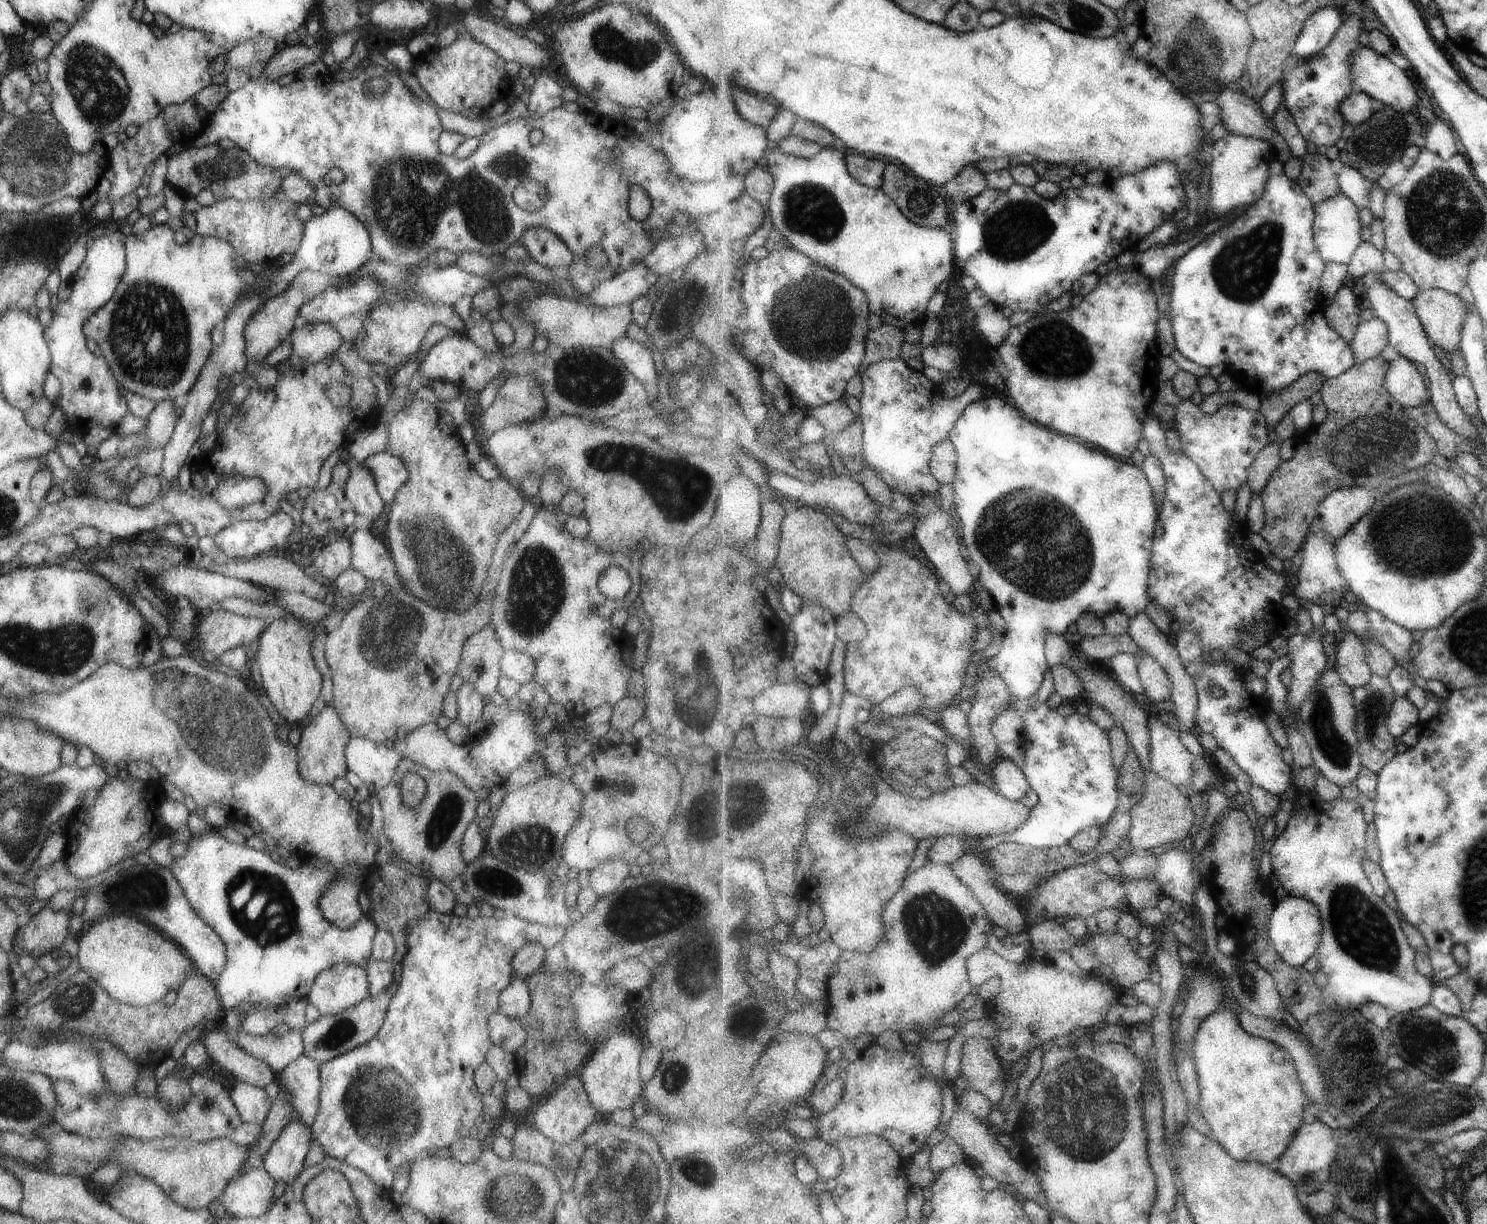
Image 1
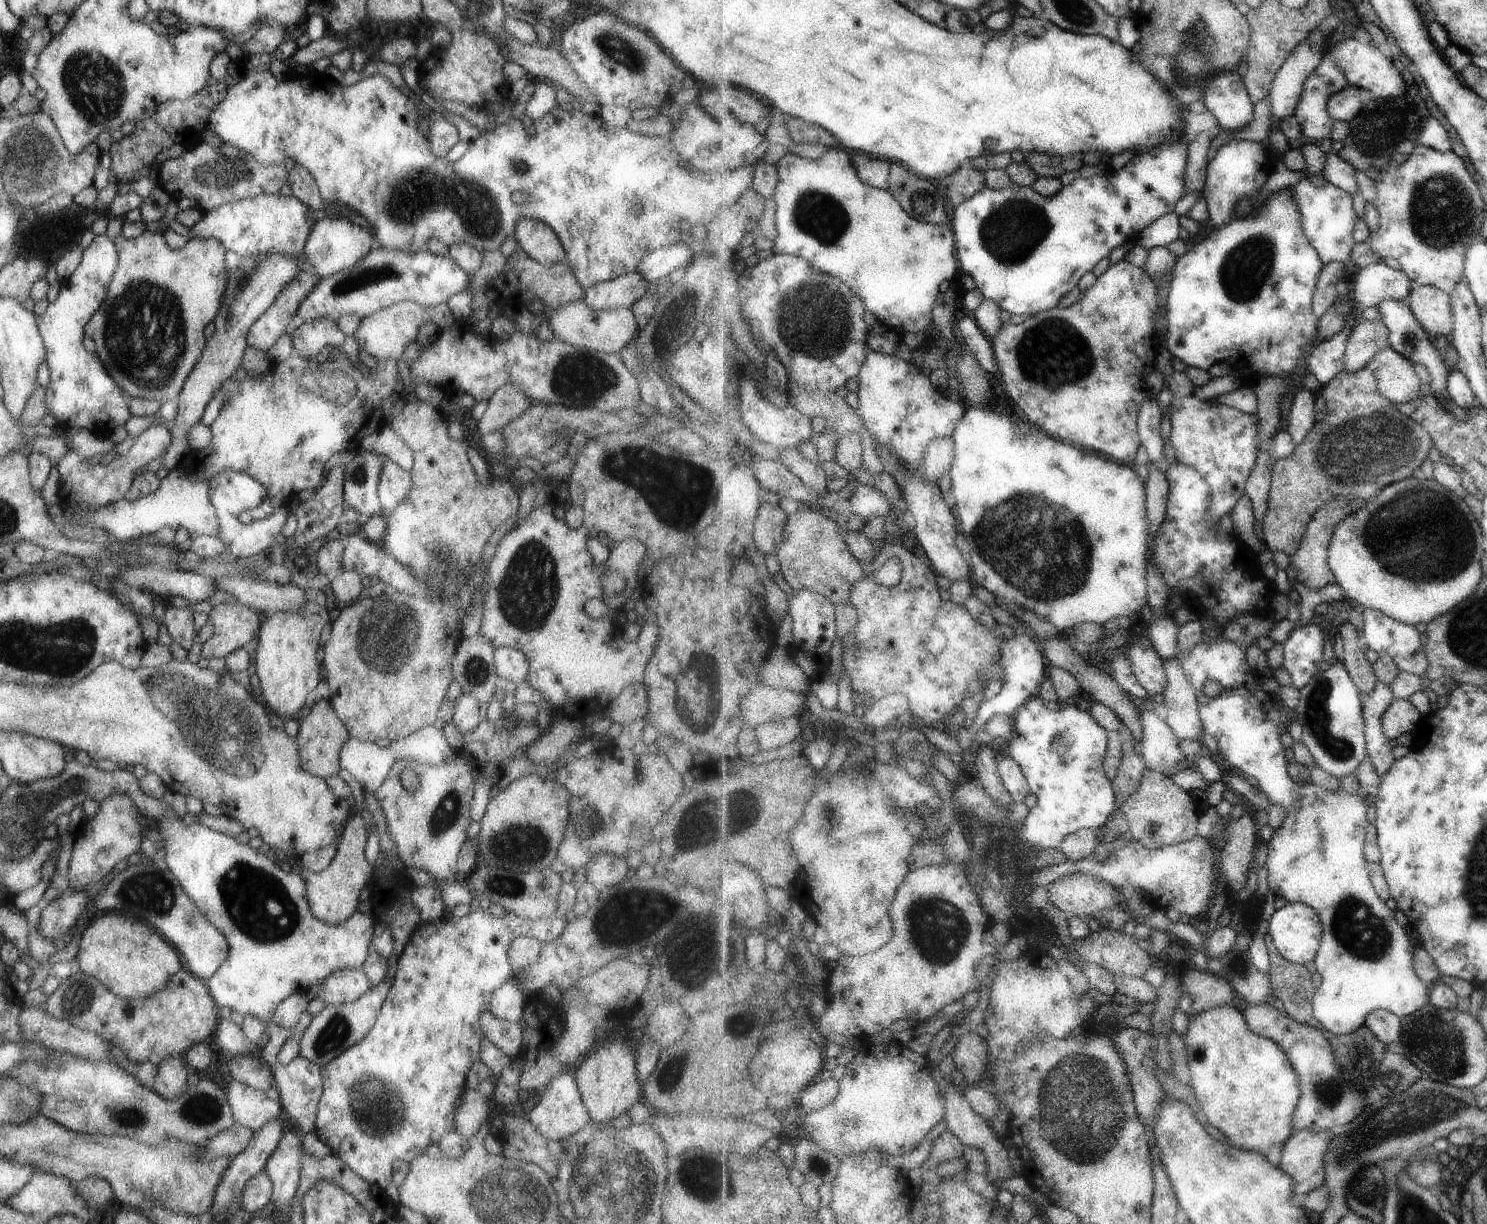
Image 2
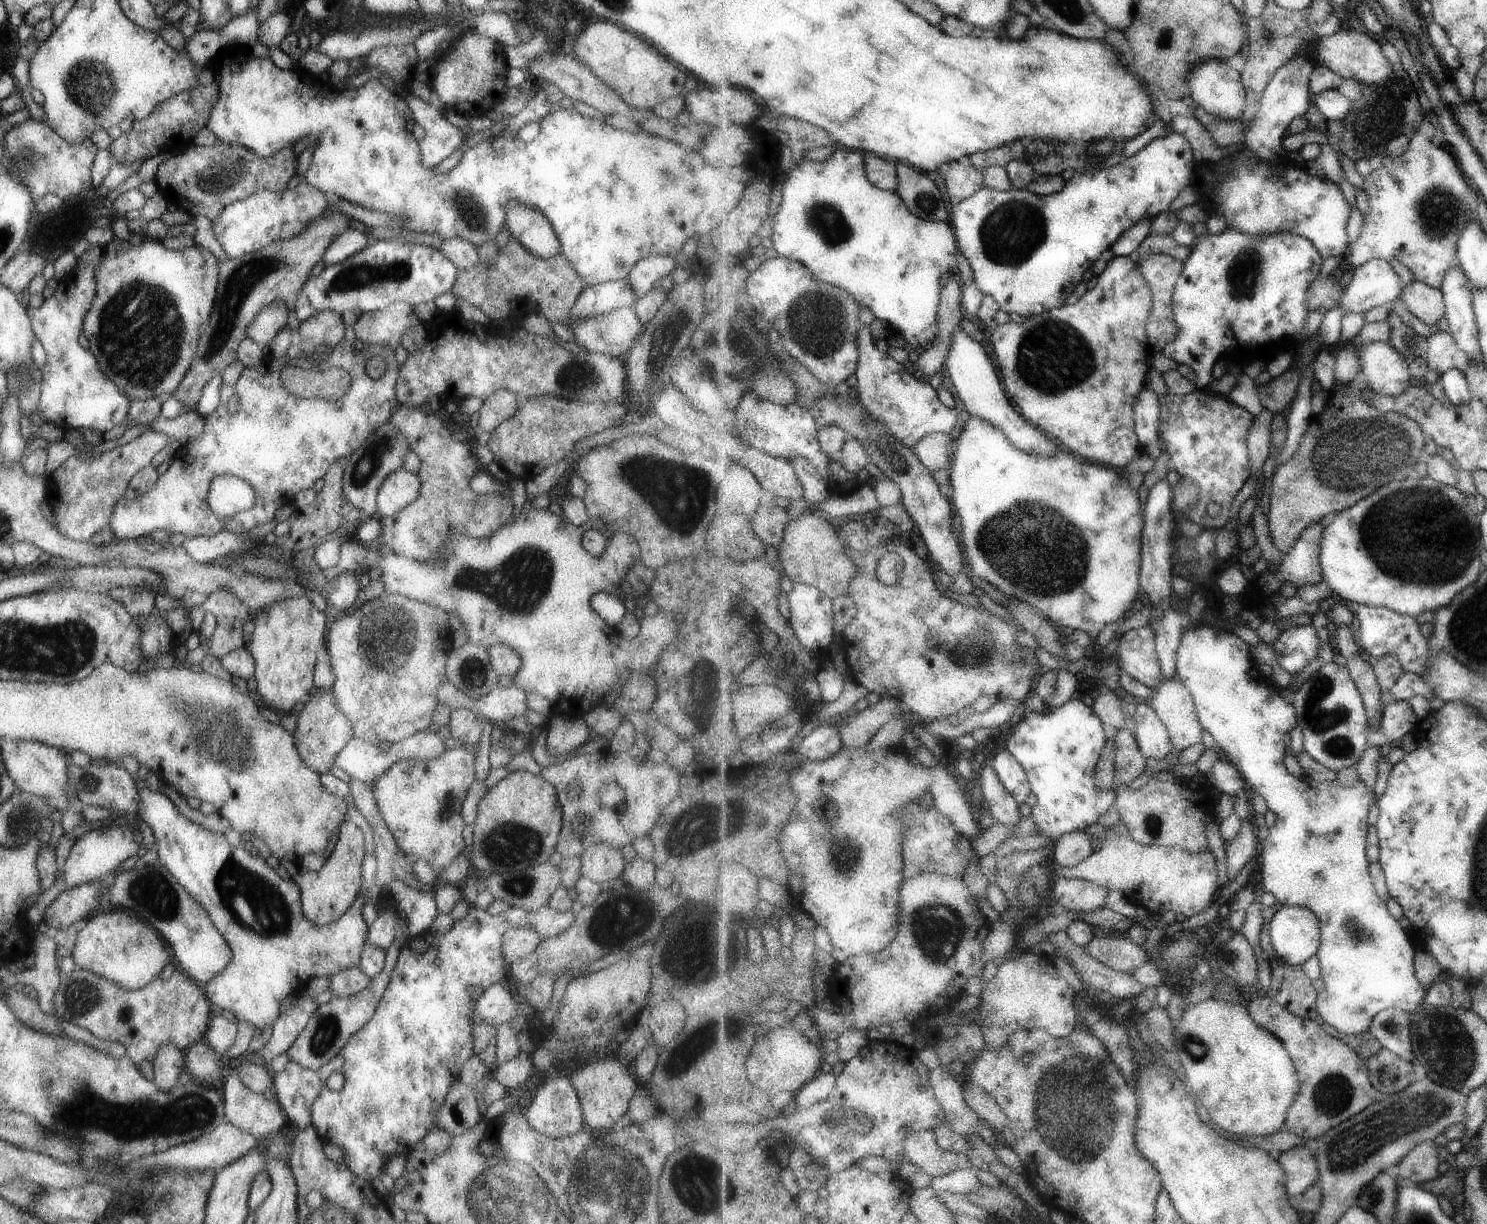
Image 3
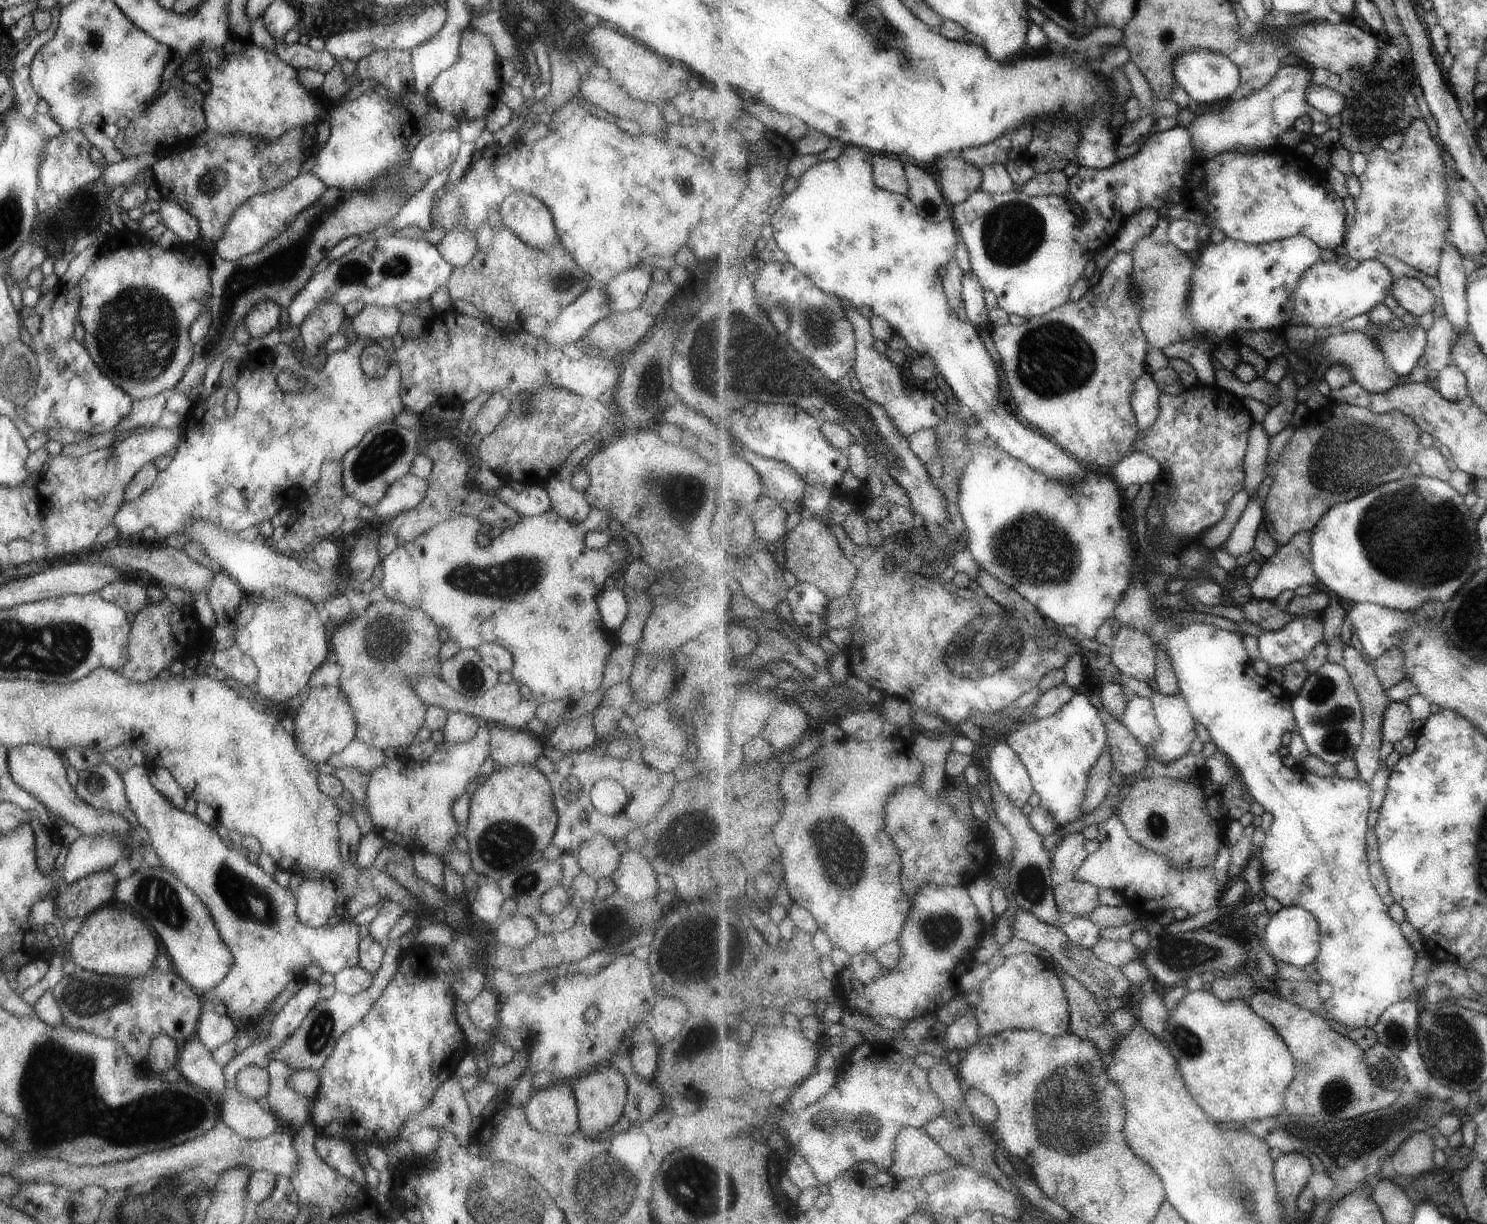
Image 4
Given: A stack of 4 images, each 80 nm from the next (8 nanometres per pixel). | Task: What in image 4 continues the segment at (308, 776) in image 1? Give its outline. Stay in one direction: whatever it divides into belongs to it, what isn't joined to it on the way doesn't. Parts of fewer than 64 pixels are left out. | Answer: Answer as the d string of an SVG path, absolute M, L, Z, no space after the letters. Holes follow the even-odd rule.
M337 685L309 688L307 698L300 702L298 710L291 712L291 716L294 720L292 736L295 746L314 766L325 763L329 756L340 751L354 739L354 718L346 698Z

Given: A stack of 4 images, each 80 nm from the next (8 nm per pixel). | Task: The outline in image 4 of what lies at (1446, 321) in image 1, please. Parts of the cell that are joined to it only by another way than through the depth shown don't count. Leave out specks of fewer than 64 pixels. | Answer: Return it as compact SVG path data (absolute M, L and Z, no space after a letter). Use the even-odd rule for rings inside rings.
M1413 277L1396 280L1392 294L1398 304L1415 317L1432 312L1437 302L1434 289L1427 288L1421 280Z

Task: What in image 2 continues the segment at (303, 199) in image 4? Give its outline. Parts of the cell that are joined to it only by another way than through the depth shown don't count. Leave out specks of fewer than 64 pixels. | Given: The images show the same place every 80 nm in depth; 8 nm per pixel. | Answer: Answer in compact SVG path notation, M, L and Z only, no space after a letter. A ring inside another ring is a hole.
M263 193L248 199L233 200L201 212L197 222L199 236L202 239L217 239L227 252L230 250L241 259L271 253L299 257L310 226L315 222L308 216L307 209L299 200L279 193Z

